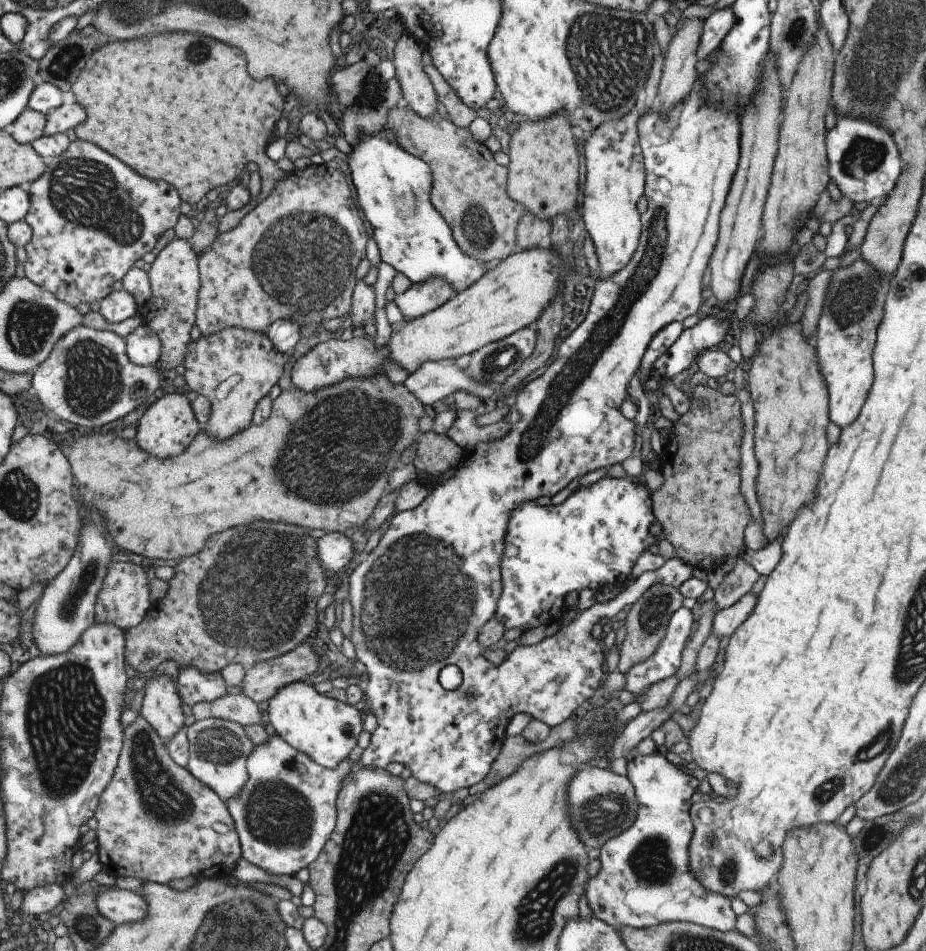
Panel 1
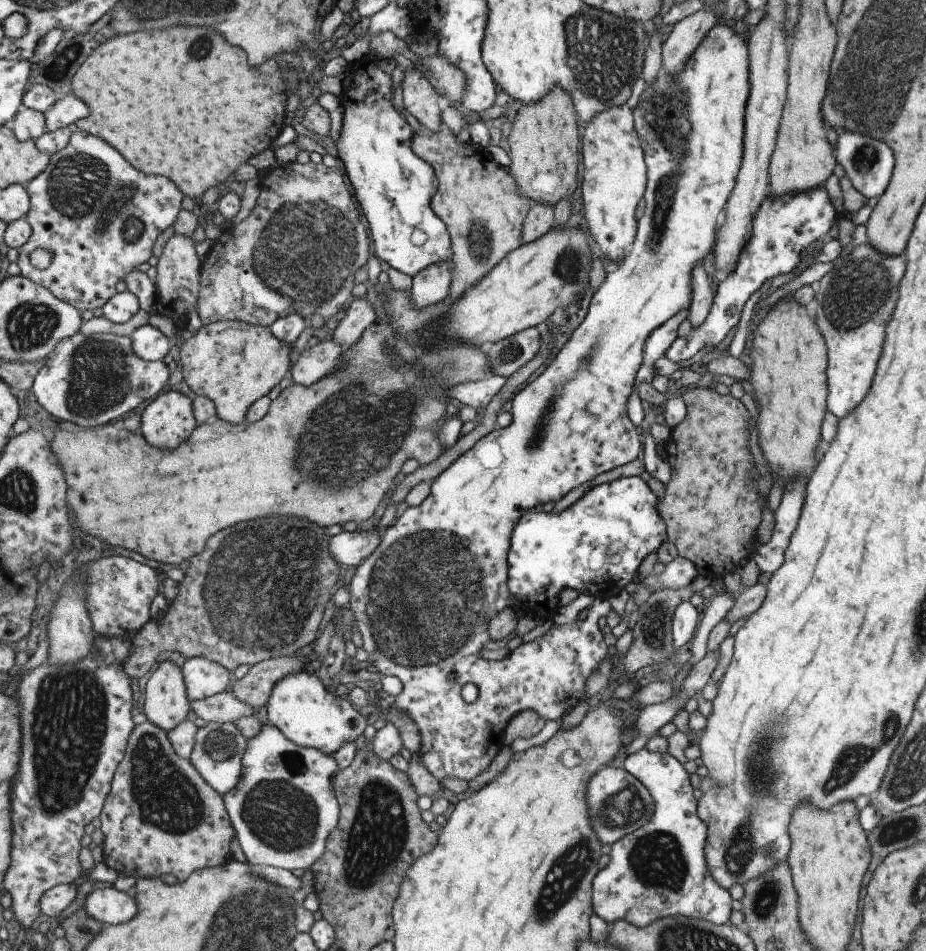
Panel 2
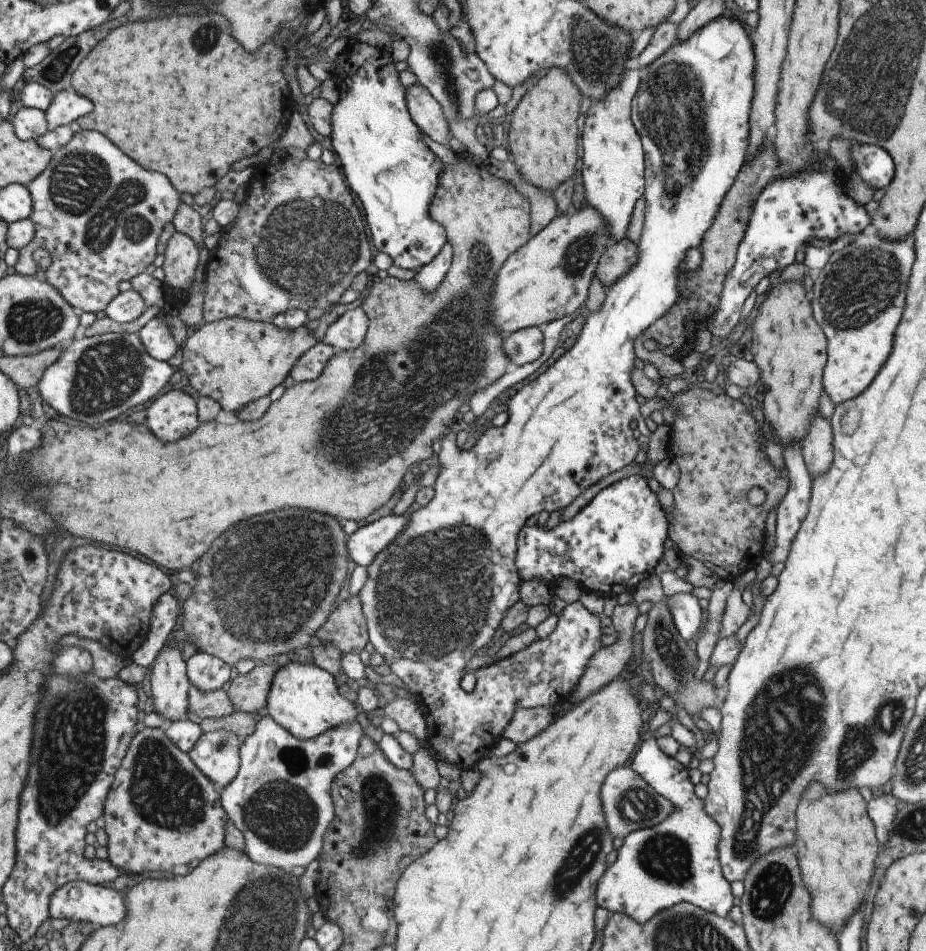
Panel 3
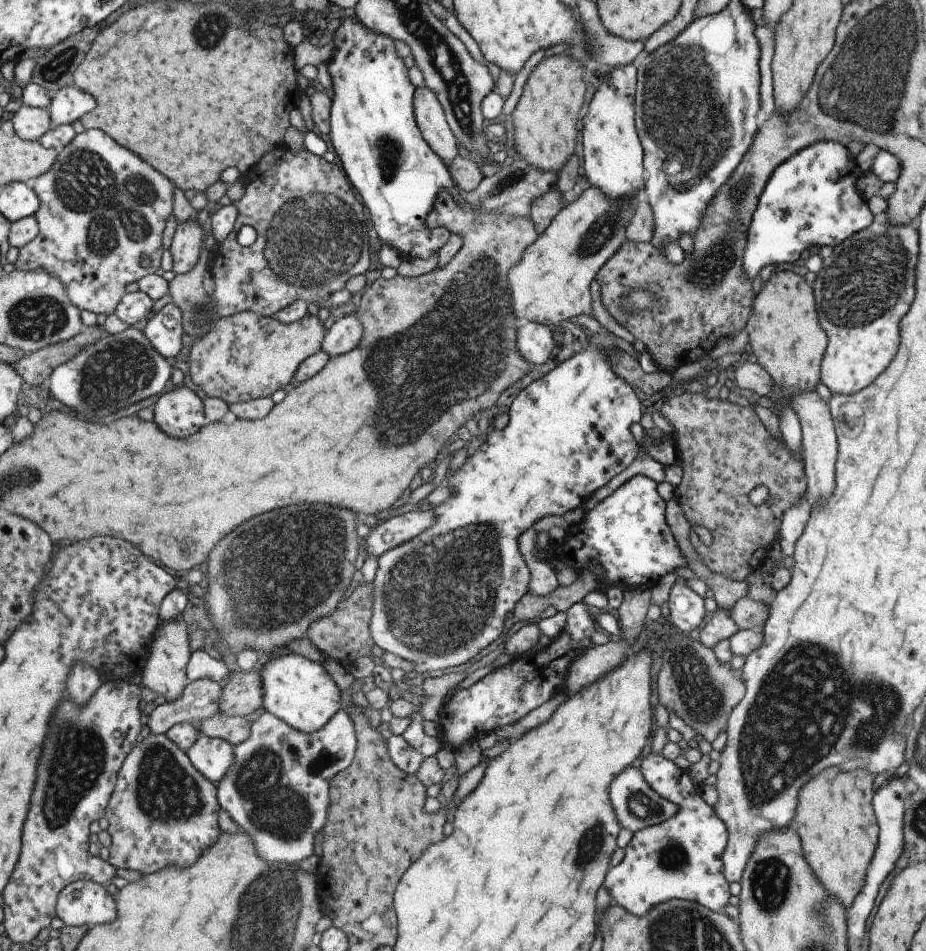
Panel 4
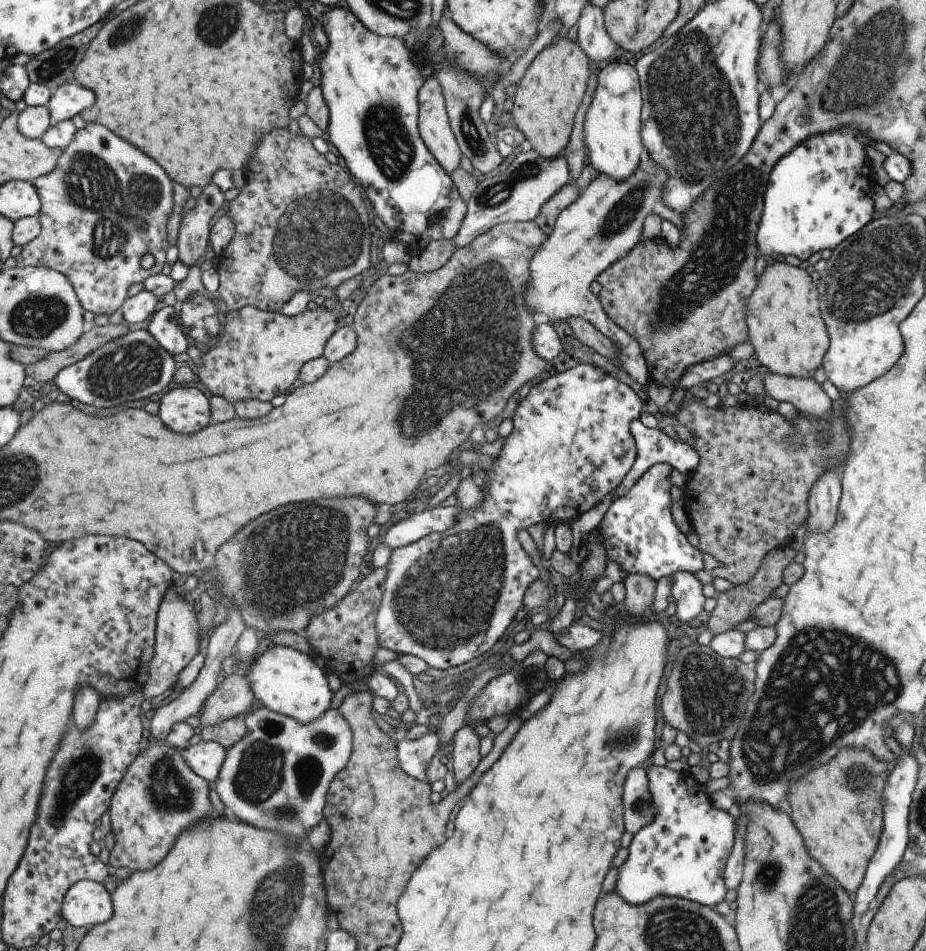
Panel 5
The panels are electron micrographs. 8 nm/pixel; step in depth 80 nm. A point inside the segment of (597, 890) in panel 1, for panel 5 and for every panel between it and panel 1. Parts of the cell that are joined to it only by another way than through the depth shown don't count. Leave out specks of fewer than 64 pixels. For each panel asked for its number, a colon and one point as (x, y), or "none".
2: (659, 869)
3: (675, 861)
4: (680, 858)
5: (682, 853)

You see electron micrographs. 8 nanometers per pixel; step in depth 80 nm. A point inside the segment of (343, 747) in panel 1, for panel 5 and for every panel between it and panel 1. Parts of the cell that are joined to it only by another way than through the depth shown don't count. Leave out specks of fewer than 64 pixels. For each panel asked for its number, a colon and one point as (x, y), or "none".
2: (299, 706)
3: (302, 698)
4: (299, 691)
5: (286, 682)

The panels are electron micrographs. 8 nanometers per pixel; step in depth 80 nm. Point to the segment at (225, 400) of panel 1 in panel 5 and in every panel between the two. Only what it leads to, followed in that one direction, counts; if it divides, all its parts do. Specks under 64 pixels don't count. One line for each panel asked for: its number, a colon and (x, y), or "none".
2: (233, 364)
3: (234, 361)
4: (245, 356)
5: (259, 354)

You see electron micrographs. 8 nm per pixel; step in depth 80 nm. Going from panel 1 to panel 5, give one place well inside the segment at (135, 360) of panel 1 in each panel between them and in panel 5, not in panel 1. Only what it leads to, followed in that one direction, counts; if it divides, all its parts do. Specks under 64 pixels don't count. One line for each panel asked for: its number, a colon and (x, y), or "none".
2: (147, 343)
3: (155, 335)
4: (163, 330)
5: (163, 326)

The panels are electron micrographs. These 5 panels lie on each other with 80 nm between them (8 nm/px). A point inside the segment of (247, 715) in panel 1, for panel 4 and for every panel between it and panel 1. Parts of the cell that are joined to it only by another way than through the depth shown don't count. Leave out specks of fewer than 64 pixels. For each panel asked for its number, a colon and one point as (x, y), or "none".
2: (222, 708)
3: (214, 703)
4: (197, 701)

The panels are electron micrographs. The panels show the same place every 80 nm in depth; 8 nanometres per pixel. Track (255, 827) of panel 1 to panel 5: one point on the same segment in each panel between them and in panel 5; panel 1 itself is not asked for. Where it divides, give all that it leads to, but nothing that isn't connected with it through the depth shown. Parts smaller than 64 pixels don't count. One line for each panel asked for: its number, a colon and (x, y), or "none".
2: (282, 810)
3: (279, 800)
4: (276, 788)
5: (277, 776)

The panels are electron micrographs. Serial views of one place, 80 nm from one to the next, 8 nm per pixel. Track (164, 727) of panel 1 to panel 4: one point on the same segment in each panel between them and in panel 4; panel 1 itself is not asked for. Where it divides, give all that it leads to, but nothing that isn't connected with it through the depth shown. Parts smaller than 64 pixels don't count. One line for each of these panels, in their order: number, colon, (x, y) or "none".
2: (165, 705)
3: (168, 681)
4: (163, 672)

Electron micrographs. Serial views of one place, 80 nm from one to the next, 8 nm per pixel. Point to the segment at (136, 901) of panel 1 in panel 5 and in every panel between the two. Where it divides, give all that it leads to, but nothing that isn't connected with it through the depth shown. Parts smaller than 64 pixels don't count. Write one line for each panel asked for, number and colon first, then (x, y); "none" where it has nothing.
2: (104, 903)
3: (79, 901)
4: (83, 902)
5: (85, 903)

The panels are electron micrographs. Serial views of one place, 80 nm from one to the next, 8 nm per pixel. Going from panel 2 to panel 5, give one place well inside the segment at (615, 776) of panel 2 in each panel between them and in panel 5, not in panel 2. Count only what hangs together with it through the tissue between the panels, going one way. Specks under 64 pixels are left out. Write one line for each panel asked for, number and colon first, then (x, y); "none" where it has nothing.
3: (629, 804)
4: (637, 805)
5: (638, 810)

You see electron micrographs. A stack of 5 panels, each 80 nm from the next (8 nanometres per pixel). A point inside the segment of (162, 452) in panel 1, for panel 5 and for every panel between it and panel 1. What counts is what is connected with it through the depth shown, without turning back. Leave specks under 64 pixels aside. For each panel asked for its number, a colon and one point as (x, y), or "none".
2: (165, 422)
3: (173, 415)
4: (179, 412)
5: (184, 409)

